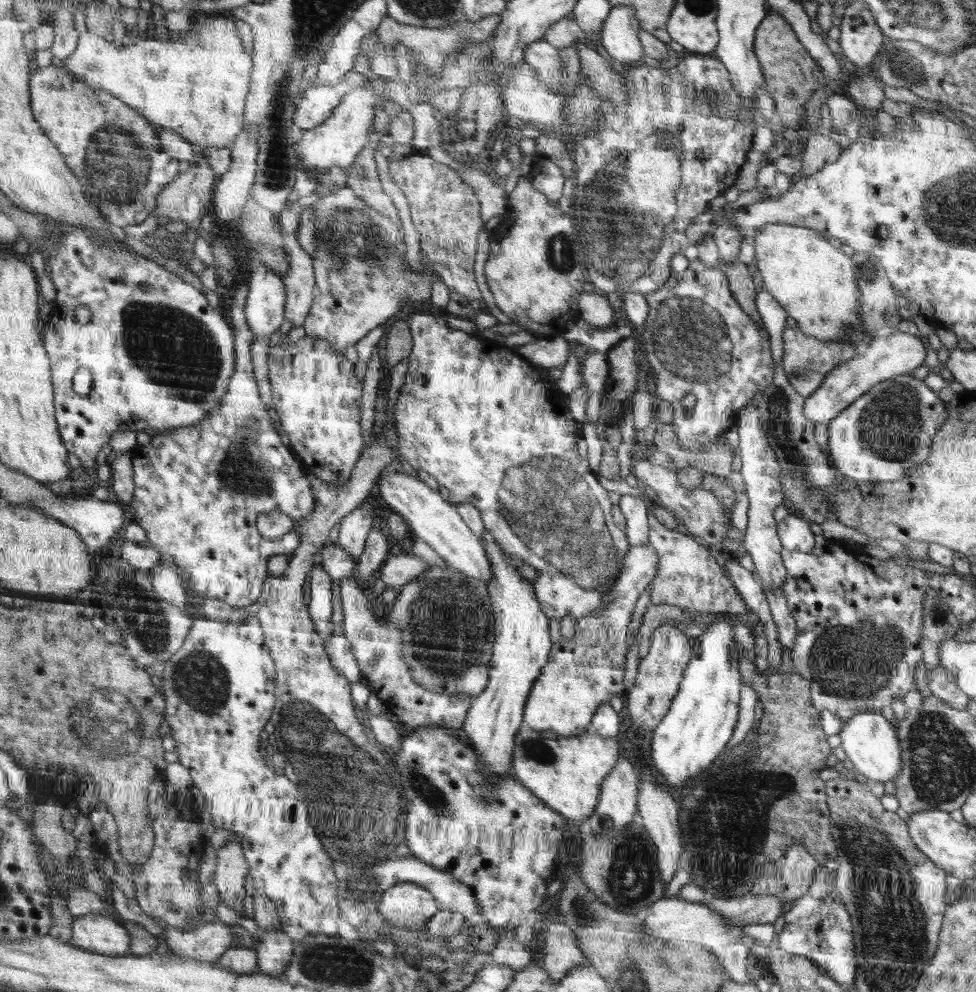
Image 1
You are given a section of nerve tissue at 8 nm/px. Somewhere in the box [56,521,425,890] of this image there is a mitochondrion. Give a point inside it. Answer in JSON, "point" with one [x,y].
{"point":[108,726]}

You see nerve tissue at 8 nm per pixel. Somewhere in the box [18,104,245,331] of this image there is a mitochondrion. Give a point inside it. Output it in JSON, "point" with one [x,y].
{"point":[119,169]}

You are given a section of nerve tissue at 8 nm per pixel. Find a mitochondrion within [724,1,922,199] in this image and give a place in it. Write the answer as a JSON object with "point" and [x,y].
{"point":[798,81]}

